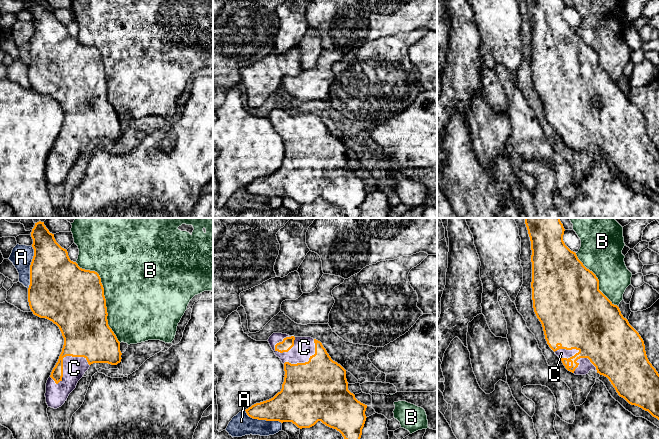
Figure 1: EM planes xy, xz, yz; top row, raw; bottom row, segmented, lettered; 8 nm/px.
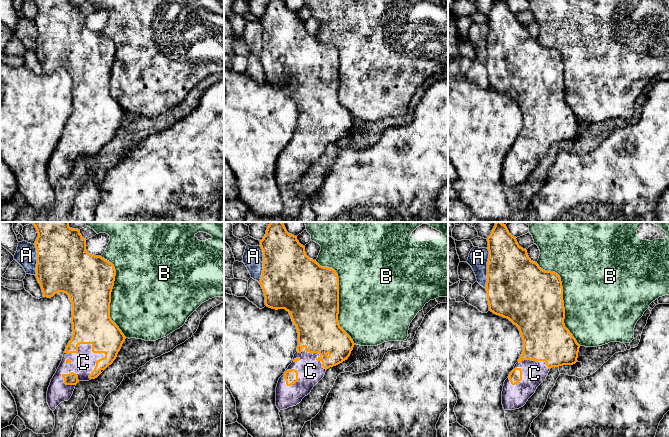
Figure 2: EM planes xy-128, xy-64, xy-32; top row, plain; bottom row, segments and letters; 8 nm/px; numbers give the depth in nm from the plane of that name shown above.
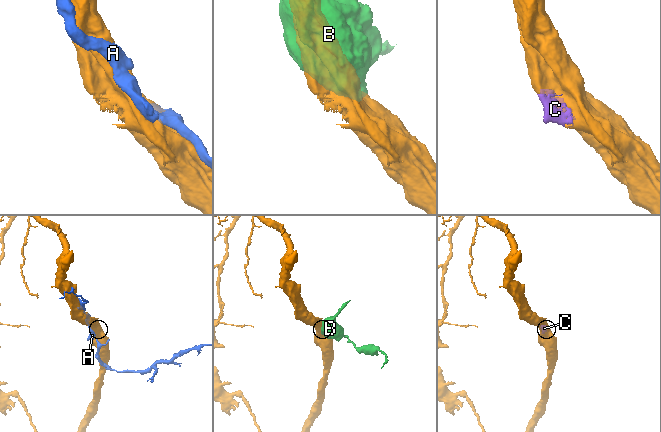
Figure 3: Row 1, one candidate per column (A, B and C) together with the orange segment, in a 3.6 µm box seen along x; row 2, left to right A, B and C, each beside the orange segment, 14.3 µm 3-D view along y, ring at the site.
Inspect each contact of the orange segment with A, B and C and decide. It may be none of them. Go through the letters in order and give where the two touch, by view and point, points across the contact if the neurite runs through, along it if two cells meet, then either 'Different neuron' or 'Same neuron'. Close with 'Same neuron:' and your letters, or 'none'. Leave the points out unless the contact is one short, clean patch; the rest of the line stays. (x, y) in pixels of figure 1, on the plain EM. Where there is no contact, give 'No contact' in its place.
A: Touches orange at xy (30, 43). Different neuron
B: Touches orange at xy (104, 73). Different neuron
C: Touches orange at xy (62, 136). Same neuron
Same neuron: C

